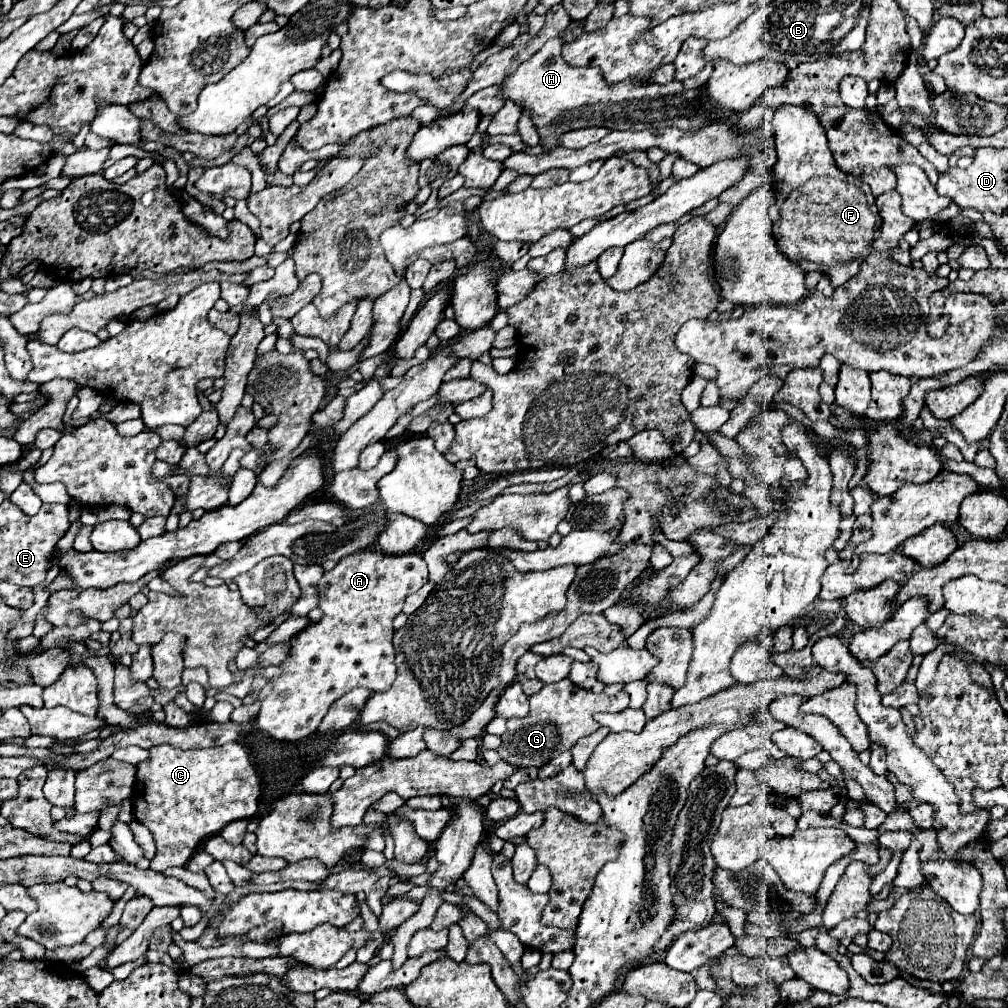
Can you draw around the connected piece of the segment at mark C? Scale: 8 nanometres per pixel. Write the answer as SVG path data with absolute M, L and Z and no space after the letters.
M230 742L204 750L178 750L168 744L158 744L148 748L148 752L150 758L136 766L132 802L134 817L154 834L156 853L150 861L150 869L163 872L170 867L186 866L200 840L218 834L226 824L234 820L252 818L256 814L260 798L260 778L250 762L250 752L246 746Z

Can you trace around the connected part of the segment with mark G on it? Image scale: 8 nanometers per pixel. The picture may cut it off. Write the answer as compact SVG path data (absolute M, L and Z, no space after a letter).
M568 678L562 682L546 684L540 692L530 696L530 712L524 718L510 718L508 730L502 734L502 746L498 754L504 762L512 766L536 766L550 762L556 754L568 752L580 738L592 734L600 728L600 724L592 718L596 712L622 712L628 708L628 694L620 690L614 696L594 694L576 684Z

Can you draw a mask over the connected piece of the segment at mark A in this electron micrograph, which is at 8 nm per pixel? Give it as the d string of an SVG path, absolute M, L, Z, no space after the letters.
M356 552L344 556L320 582L322 620L310 624L288 642L284 674L272 682L272 694L262 700L258 726L286 742L302 740L316 732L330 704L356 686L382 692L396 678L392 620L402 612L408 594L428 582L428 568L420 554L382 556L382 552Z

